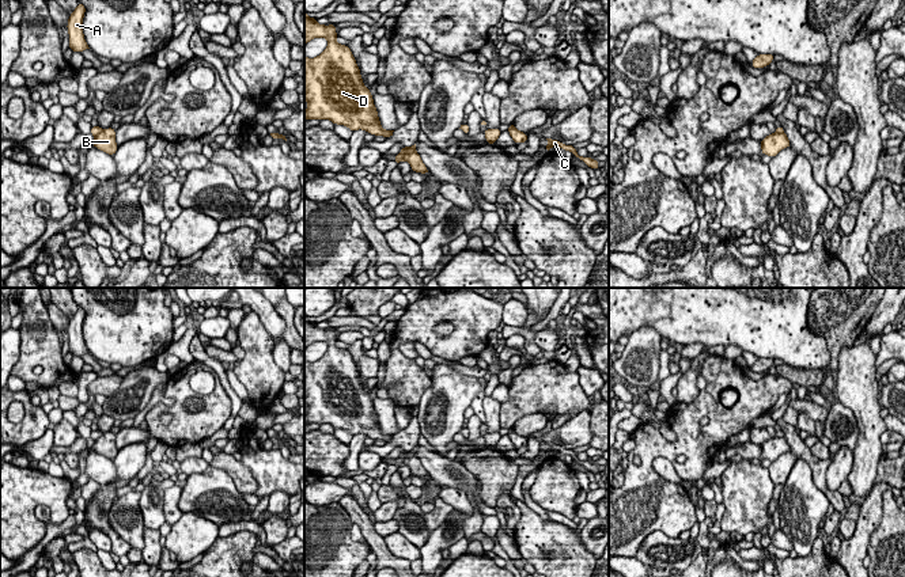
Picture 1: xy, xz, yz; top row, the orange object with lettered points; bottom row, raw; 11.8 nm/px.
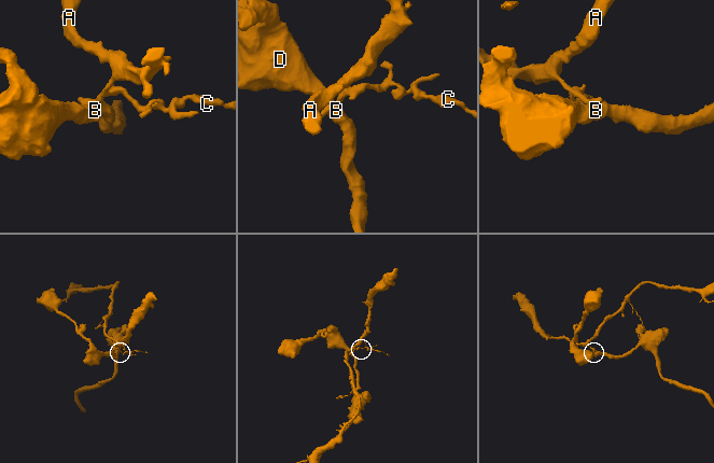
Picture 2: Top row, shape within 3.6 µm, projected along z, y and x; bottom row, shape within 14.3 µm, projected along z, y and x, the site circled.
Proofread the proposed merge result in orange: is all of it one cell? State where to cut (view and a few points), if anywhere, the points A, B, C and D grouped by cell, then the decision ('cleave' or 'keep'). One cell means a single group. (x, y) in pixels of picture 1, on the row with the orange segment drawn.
cut xz (408, 147), (415, 151); groups A C / B D; cleave

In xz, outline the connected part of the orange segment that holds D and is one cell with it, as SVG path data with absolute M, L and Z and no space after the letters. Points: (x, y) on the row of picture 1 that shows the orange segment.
M304 11L304 46L314 38L326 38L326 49L317 57L304 56L306 119L330 119L352 132L363 129L390 138L394 130L380 126L374 98L363 84L360 68L347 45L336 41L336 24L318 24Z

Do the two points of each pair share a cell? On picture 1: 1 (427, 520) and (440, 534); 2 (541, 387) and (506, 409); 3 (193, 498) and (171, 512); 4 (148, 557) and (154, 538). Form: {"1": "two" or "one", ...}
{"1": "two", "2": "one", "3": "two", "4": "one"}

